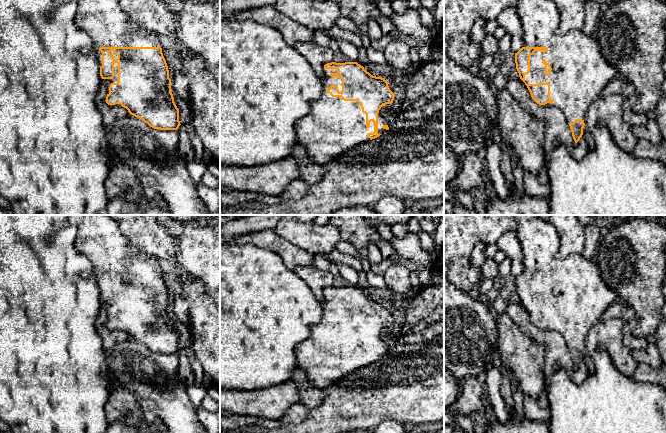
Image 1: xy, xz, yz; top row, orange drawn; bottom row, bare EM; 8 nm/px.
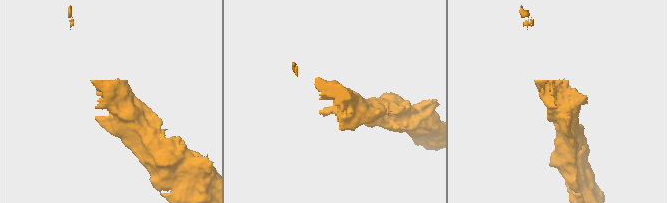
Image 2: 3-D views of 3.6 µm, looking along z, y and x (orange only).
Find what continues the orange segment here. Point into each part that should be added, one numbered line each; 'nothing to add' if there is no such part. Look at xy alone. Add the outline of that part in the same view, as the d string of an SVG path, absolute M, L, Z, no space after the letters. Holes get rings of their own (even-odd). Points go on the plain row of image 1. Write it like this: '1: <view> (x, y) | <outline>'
1: xy (99, 239) | M68 215L68 222L77 228L76 250L90 261L100 291L101 271L161 271L159 260L135 247L110 215Z

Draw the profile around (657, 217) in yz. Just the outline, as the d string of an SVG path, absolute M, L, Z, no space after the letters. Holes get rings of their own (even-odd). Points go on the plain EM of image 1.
M623 215L623 219L646 218L660 220L664 217L666 217L666 215Z

